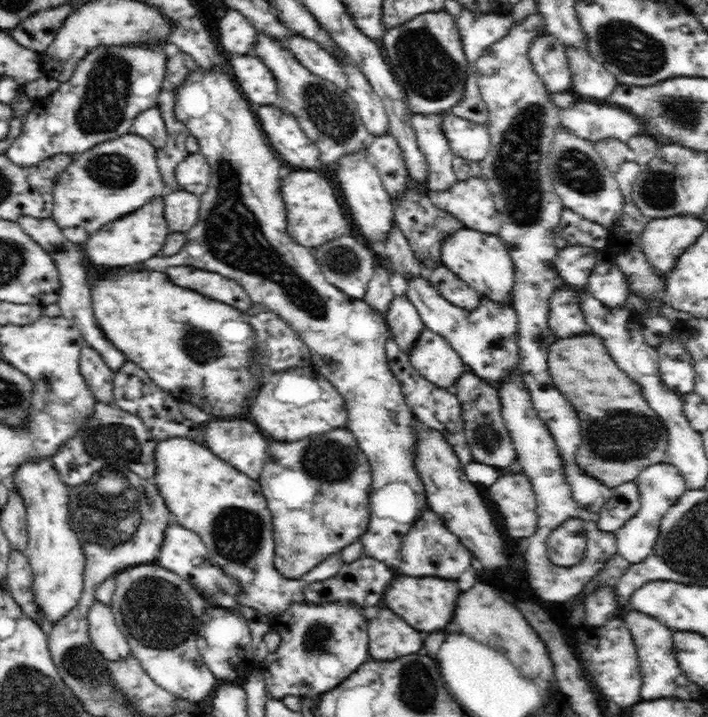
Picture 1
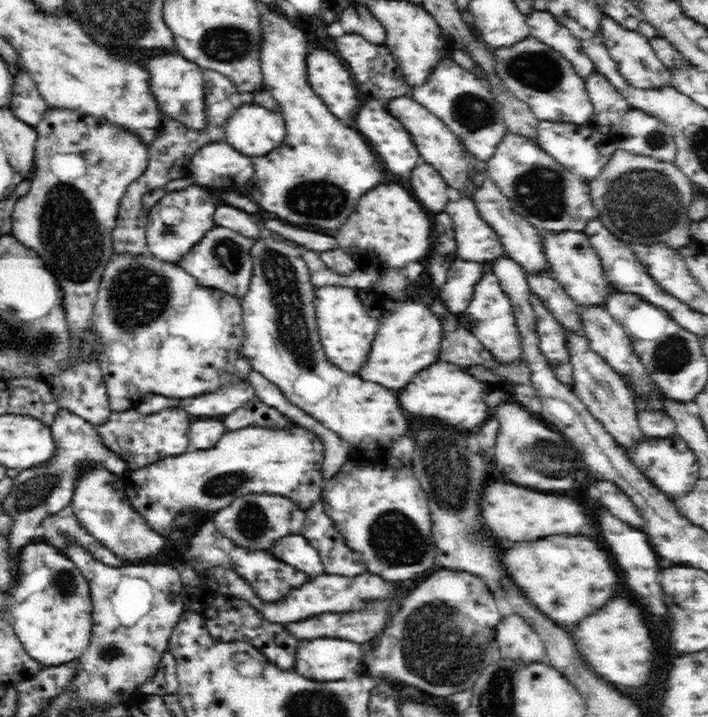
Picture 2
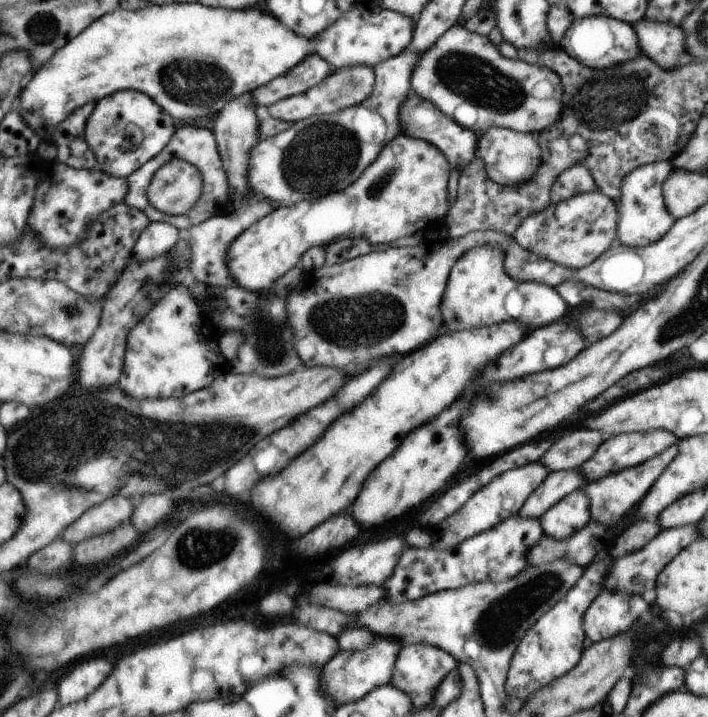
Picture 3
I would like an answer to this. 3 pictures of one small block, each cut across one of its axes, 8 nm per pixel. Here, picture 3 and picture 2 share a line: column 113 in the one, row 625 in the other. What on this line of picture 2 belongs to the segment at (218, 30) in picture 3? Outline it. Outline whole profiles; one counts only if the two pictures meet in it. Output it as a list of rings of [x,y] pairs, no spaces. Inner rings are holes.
[[[52,544],[21,547],[21,576],[7,594],[6,611],[26,653],[46,666],[78,660],[89,648],[94,628],[89,584],[80,569]]]

